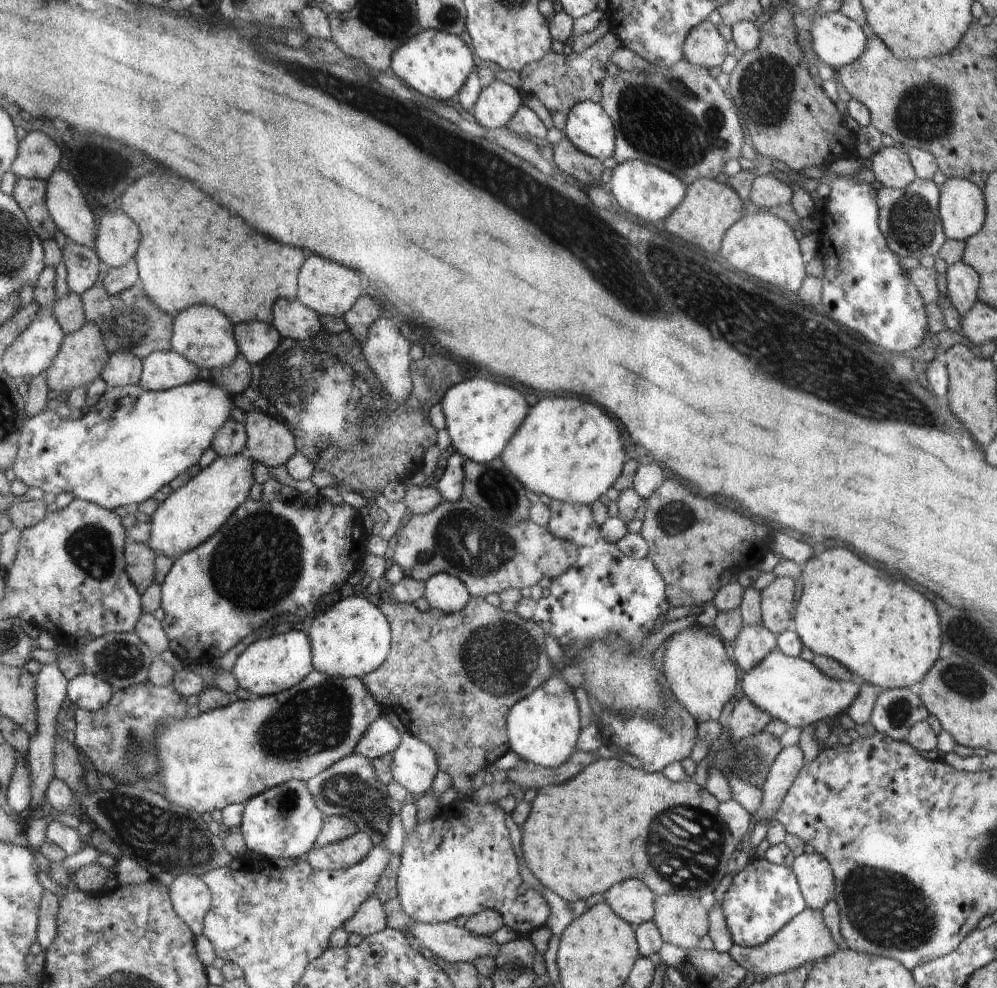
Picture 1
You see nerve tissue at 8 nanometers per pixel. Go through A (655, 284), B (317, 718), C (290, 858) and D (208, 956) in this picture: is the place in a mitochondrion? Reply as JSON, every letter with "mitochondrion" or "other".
{"A":"mitochondrion","B":"mitochondrion","C":"other","D":"other"}

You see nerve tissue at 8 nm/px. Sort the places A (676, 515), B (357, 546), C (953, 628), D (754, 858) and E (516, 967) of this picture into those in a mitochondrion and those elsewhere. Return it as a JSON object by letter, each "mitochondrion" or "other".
{"A":"mitochondrion","B":"other","C":"mitochondrion","D":"other","E":"mitochondrion"}

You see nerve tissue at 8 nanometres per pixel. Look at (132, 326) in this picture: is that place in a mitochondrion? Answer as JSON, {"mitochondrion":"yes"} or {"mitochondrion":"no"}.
{"mitochondrion":"yes"}

